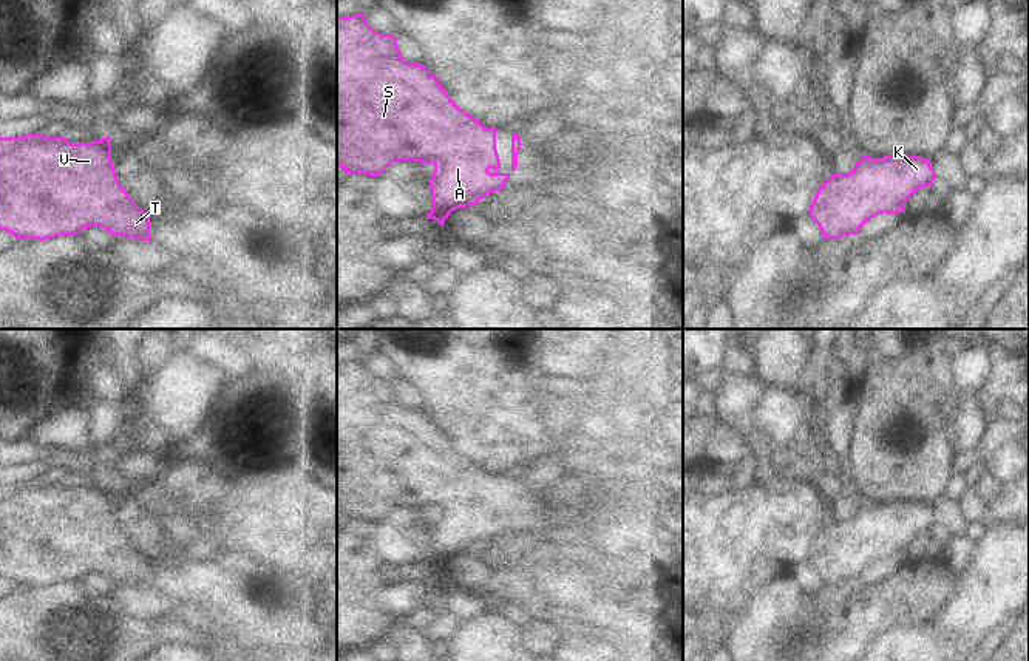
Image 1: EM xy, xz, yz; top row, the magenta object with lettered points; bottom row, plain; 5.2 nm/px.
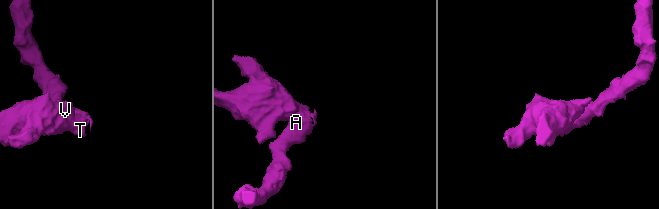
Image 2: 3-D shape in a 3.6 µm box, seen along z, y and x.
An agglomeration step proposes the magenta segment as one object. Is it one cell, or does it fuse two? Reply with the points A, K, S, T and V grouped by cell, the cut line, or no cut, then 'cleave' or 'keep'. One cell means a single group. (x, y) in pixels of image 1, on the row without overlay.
groups A K S T V; cut none; keep

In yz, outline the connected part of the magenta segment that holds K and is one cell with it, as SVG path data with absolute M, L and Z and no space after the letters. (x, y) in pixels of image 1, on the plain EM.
M864 500L848 520L833 519L819 533L808 564L819 571L825 585L841 585L847 581L856 581L867 567L878 561L896 562L904 558L910 542L922 533L932 533L933 527L935 516L925 503L899 500L873 505Z

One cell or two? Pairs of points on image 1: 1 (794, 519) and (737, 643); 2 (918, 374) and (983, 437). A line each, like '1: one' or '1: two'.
1: two
2: two

